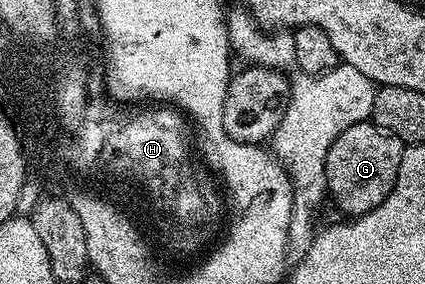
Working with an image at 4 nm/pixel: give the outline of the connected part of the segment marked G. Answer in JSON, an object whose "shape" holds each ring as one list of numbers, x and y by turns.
{"shape":[[370,120,350,125,331,143,327,152,327,193,335,200,337,208,354,219,373,211,393,191,405,143,392,137]]}

